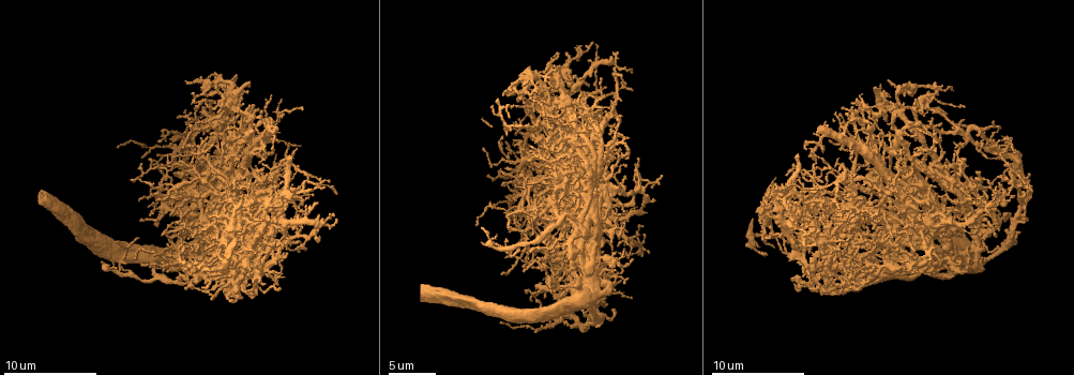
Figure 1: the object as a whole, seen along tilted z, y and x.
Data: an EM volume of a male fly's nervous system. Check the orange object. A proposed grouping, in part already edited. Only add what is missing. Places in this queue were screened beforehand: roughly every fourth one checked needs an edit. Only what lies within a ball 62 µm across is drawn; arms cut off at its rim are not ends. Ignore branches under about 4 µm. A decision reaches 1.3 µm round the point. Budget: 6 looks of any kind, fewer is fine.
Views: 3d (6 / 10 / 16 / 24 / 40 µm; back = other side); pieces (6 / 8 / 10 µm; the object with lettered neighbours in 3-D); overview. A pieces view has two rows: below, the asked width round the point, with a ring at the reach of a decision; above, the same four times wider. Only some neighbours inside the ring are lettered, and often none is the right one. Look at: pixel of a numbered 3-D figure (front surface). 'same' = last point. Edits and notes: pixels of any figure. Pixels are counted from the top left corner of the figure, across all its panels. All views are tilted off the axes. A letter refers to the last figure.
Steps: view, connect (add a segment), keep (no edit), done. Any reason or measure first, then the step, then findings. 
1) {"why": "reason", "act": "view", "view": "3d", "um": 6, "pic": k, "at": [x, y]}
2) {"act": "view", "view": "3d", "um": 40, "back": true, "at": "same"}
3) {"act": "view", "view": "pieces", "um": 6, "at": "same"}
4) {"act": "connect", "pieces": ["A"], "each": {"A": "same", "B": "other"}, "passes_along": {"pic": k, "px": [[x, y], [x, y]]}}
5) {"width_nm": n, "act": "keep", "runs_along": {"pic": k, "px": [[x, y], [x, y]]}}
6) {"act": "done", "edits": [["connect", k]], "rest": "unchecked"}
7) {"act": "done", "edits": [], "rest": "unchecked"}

{"why": "branch stops here", "act": "view", "view": "pieces", "um": 8, "pic": 1, "at": [930, 245]}

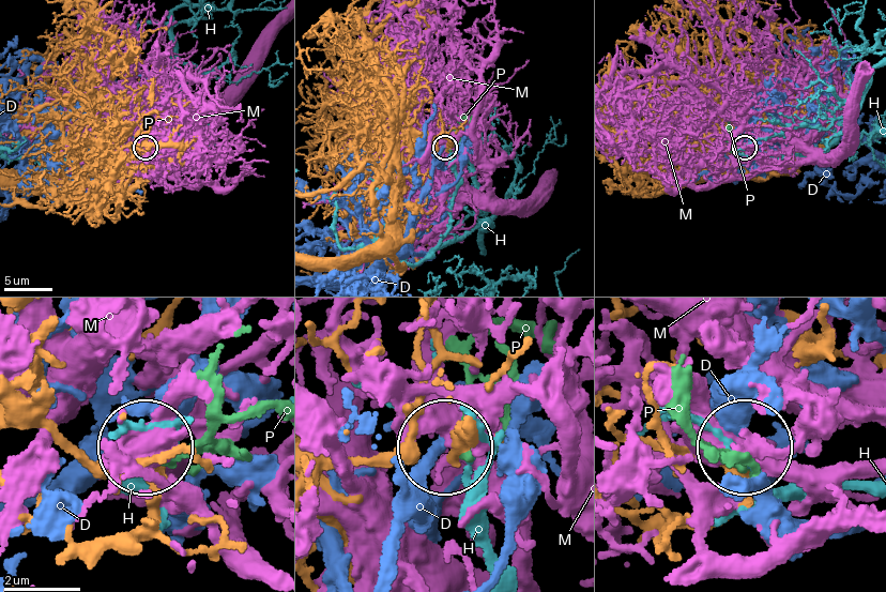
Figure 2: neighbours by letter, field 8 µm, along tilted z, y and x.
{"width_nm": 310, "act": "keep", "each": {"D": "other", "H": "other", "M": "other", "P": "other"}, "found": "none of them fits"}

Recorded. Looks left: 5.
{"why": "branch stops here", "act": "view", "view": "pieces", "um": 10, "pic": 1, "at": [626, 281]}

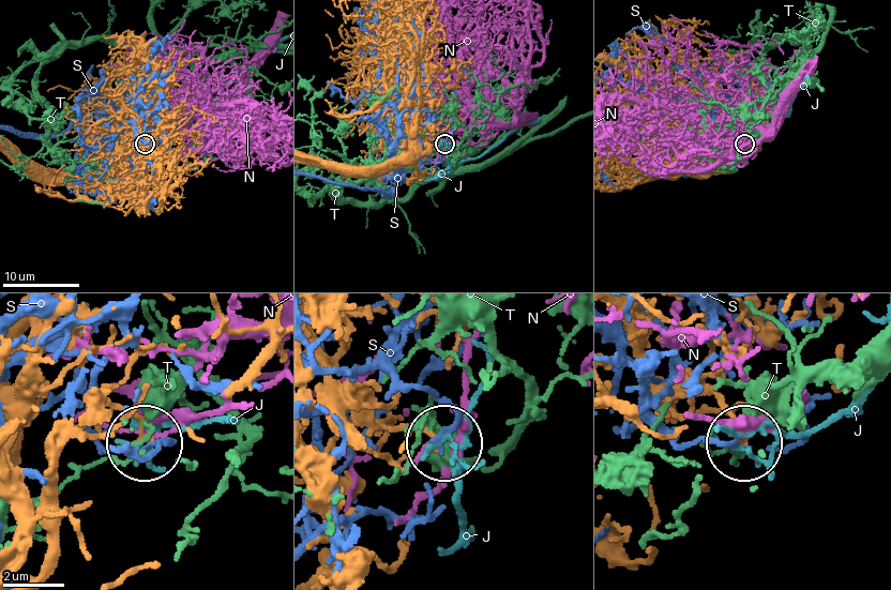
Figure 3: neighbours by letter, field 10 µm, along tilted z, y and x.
{"act": "keep", "each": {"J": "other", "N": "other", "S": "other", "T": "other"}, "found": "no lettered segment goes on from it"}

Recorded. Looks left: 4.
{"why": "free end", "act": "view", "view": "pieces", "um": 10, "pic": 1, "at": [986, 192]}

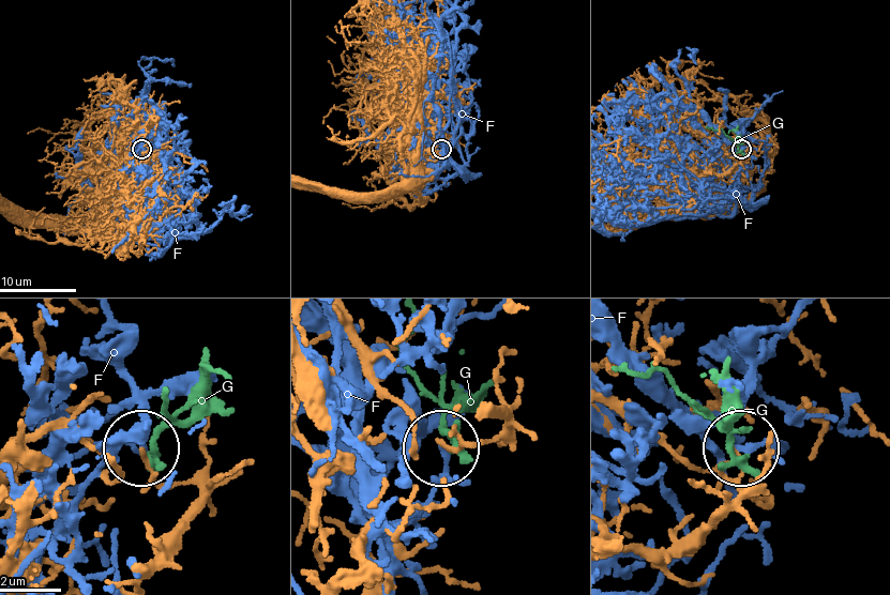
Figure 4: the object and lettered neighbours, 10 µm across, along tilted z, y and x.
{"act": "keep", "each": {"F": "other", "G": "other"}, "found": "none of them fits"}

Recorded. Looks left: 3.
{"act": "done", "edits": [], "rest": "unchecked"}

